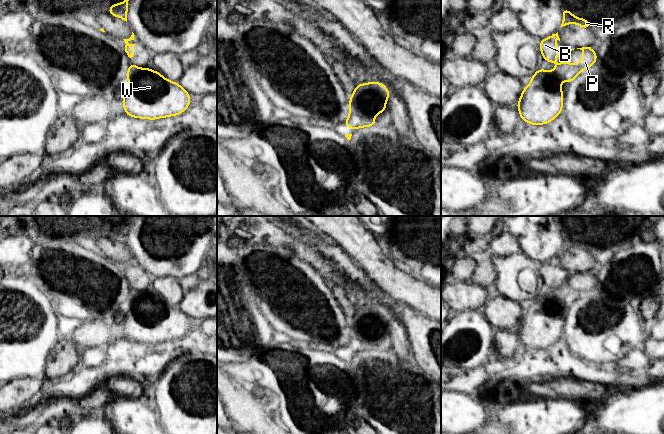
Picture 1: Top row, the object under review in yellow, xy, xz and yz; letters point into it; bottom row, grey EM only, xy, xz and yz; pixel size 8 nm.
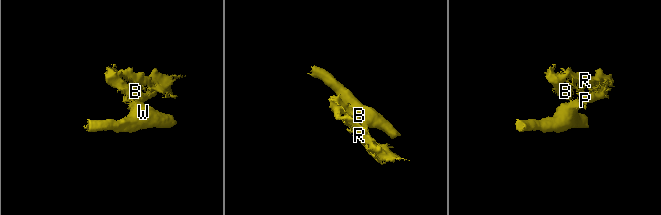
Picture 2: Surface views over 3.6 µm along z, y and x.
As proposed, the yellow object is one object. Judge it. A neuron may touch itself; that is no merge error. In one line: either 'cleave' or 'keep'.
cleave

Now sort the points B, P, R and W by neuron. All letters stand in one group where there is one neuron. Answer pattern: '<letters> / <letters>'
B P R / W

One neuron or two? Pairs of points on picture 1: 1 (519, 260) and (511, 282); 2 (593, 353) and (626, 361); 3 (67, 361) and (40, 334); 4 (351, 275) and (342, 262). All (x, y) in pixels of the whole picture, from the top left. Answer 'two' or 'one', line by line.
1: one
2: two
3: two
4: one

